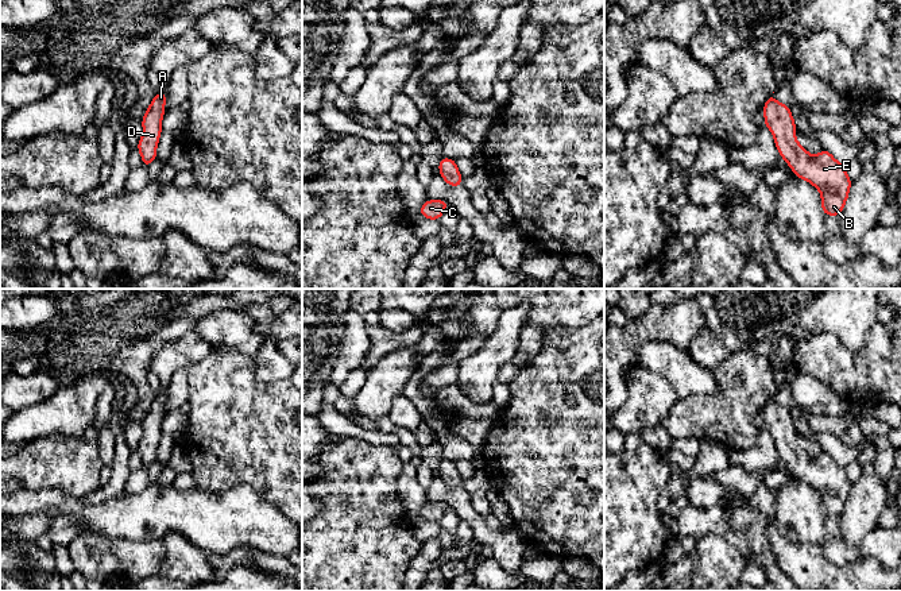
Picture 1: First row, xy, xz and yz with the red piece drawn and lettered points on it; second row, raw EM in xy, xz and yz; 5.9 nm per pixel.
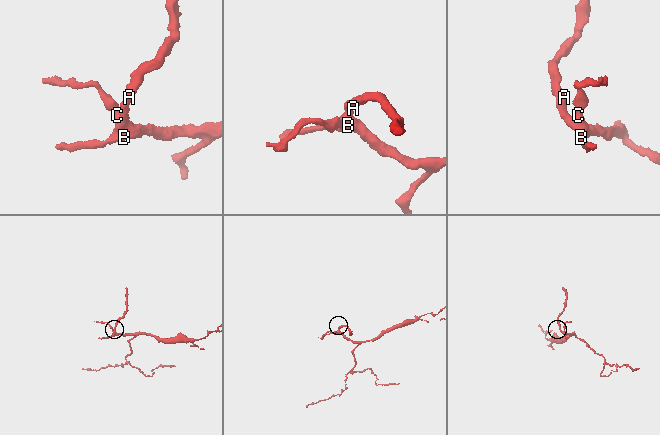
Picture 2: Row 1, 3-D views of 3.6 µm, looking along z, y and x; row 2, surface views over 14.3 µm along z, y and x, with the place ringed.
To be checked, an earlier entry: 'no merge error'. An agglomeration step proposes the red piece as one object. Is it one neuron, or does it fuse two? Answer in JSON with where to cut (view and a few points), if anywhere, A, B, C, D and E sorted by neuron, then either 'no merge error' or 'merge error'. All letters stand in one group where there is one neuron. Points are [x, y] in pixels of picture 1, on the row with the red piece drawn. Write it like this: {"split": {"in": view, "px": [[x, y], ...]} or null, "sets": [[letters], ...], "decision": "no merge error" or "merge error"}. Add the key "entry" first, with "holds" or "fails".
{"entry": "holds", "split": null, "sets": [["A", "B", "C", "D", "E"]], "decision": "no merge error"}

